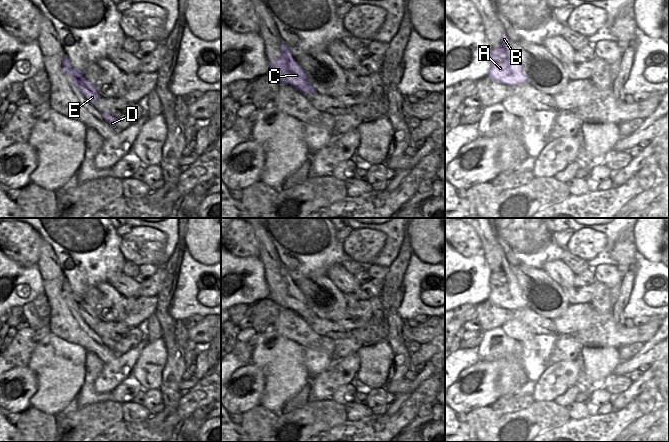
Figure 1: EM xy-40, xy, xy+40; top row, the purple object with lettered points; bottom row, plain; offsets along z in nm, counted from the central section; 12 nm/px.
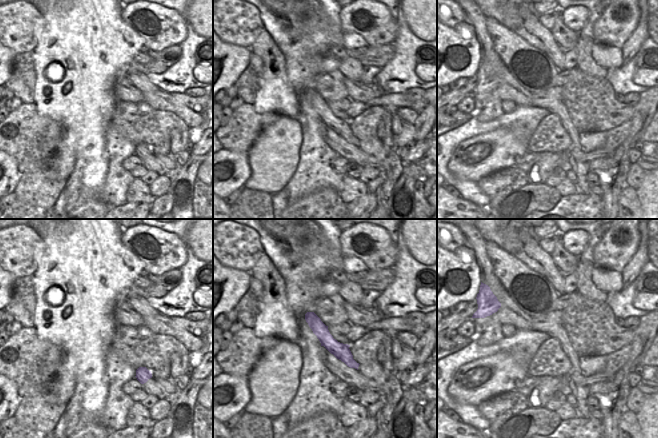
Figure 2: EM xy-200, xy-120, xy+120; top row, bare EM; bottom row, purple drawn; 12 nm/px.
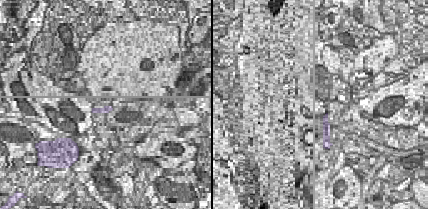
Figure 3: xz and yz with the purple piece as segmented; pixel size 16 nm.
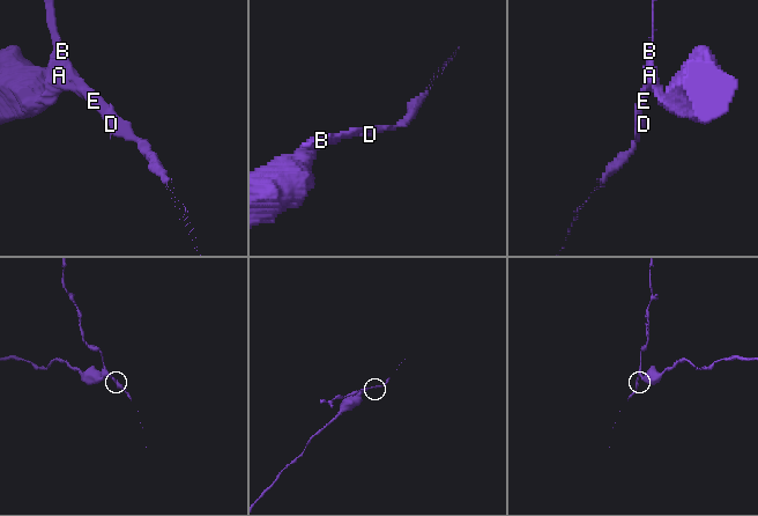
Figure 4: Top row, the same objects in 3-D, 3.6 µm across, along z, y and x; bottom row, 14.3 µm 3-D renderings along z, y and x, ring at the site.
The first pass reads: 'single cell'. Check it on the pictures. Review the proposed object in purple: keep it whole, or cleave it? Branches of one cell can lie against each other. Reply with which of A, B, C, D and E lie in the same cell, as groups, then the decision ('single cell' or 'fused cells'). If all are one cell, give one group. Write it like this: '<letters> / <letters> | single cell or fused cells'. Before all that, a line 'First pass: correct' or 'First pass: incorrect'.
First pass: incorrect
A / B C D E | fused cells

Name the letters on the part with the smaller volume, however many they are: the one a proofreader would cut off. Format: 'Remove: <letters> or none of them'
Remove: B, C, D, E

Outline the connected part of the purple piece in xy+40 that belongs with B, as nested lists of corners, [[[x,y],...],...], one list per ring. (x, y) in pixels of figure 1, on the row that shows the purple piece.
[[[505,30],[501,34],[501,46],[496,49],[490,49],[490,63],[494,61],[509,61],[510,73],[508,75],[498,75],[497,80],[504,85],[513,86],[522,83],[528,83],[521,62],[517,58],[516,52],[510,45],[509,38],[505,34]]]

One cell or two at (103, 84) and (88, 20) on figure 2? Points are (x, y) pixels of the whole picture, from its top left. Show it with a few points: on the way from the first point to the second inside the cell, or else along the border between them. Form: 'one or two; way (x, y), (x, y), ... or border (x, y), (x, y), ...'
one; way (90, 68), (90, 40), (88, 36)

